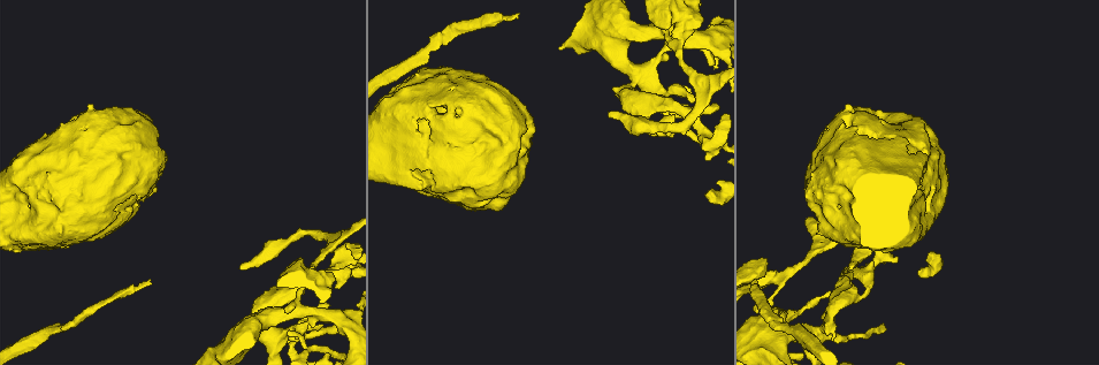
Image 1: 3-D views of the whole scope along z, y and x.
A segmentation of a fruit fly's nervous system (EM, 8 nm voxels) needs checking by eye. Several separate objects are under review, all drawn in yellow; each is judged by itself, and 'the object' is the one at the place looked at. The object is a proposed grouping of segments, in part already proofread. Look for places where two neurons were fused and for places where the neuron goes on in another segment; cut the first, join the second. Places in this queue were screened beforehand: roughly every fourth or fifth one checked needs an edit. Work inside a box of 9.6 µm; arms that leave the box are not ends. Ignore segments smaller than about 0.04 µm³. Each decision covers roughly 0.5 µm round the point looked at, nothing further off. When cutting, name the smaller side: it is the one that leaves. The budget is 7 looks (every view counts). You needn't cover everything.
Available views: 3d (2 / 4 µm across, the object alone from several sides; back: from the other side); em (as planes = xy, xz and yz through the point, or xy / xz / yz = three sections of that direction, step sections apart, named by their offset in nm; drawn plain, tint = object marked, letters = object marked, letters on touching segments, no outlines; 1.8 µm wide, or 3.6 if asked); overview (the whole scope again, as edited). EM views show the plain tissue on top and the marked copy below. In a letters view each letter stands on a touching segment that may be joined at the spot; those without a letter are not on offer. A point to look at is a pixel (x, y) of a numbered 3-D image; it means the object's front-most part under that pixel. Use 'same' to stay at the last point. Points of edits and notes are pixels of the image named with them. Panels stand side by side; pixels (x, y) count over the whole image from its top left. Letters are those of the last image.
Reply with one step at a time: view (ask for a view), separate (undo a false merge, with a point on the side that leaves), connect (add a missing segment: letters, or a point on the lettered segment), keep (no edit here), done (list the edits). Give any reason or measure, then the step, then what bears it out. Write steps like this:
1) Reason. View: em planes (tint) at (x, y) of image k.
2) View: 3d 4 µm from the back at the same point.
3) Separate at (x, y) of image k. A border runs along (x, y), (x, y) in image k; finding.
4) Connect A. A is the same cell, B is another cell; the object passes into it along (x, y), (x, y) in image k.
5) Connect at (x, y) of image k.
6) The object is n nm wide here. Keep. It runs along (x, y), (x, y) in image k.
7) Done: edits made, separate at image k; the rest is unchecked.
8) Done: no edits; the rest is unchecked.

Free end. View: 3d 2 µm from the back at (322, 325) of image 1.

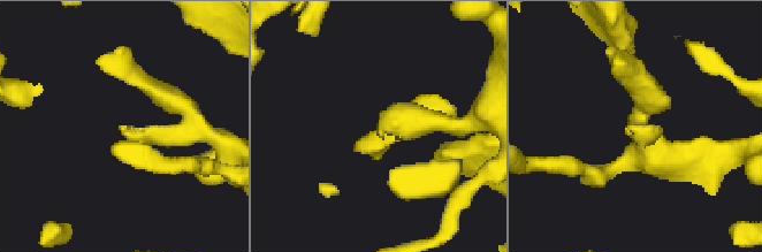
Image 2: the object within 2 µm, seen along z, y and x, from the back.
Need the tissue. View: em xz step 8 (letters) at (633, 127) of image 2.

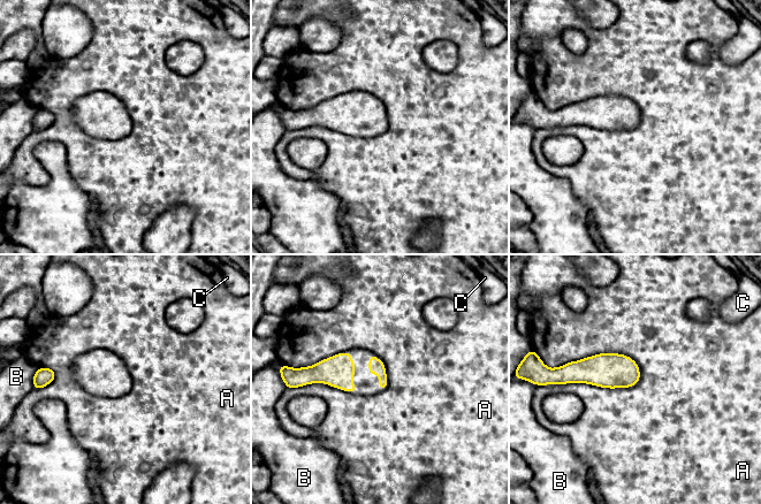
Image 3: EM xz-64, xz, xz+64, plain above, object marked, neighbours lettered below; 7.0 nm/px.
View: em planes (letters) at the same point.

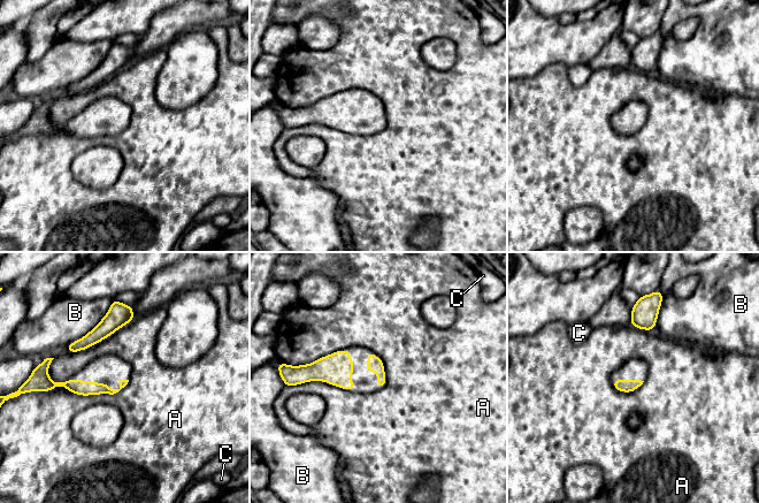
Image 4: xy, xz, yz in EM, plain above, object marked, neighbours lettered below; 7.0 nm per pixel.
Keep. A, B and C are other cells; a border runs along (129, 380), (113, 394), (41, 390) in image 4; no lettered segment goes on from it.

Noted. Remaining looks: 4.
Calibre changes. View: 3d 4 µm at (665, 32) of image 1.

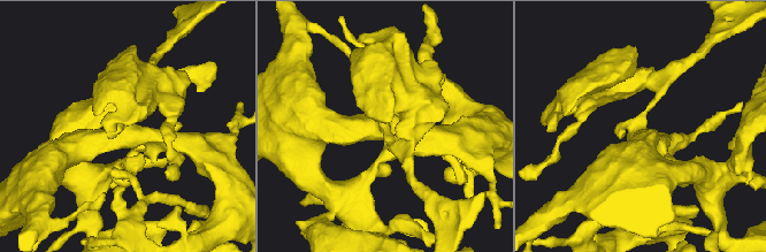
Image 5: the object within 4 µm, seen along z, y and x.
View: em xy step 8 (tint) at (387, 129) of image 5.

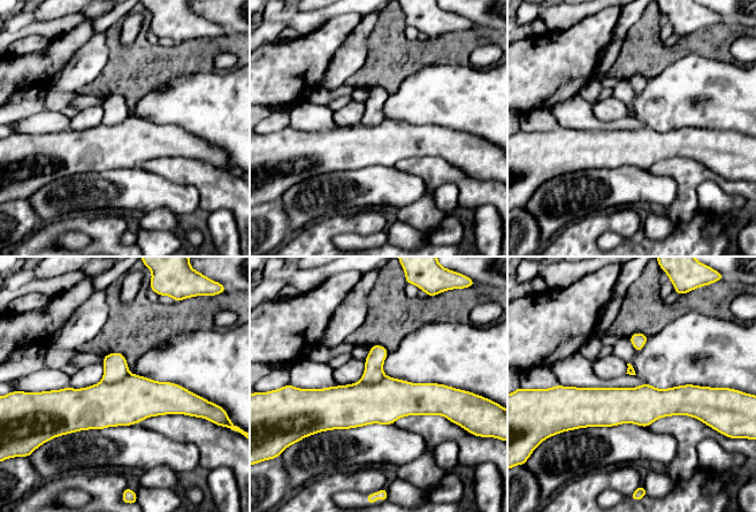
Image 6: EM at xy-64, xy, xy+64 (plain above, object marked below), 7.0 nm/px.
View: em planes (letters) at the same point.

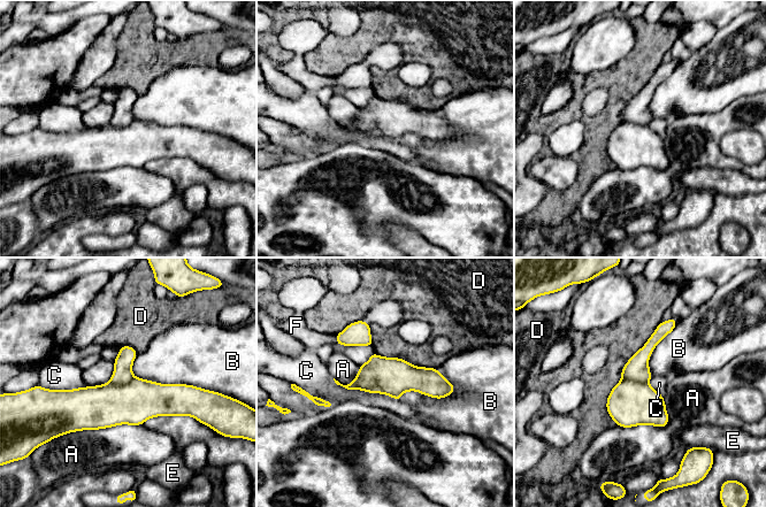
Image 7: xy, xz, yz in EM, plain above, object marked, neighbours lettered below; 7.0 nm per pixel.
The object is 280 nm wide here. Separate at (636, 368) of image 7. A, B, C, D, E and F are other cells; a border runs along (621, 378), (648, 382) in image 7; two neurons meet here.

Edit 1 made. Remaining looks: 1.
Done: edits made, separate at image 7; the rest is unchecked.

